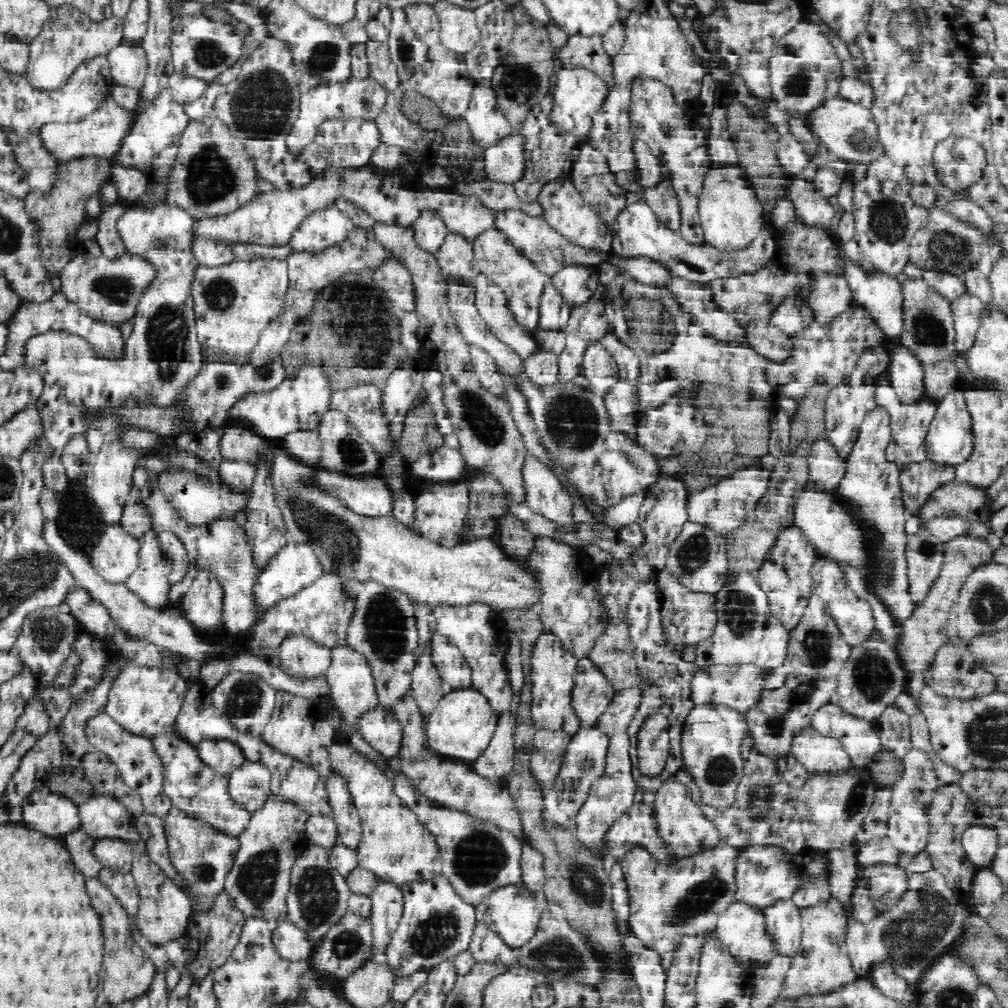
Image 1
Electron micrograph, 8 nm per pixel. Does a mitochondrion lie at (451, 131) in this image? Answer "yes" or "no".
no

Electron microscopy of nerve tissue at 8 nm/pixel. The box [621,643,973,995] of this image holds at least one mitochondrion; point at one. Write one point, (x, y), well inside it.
(909, 939)

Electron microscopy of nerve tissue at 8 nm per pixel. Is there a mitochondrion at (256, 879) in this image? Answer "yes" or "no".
yes

